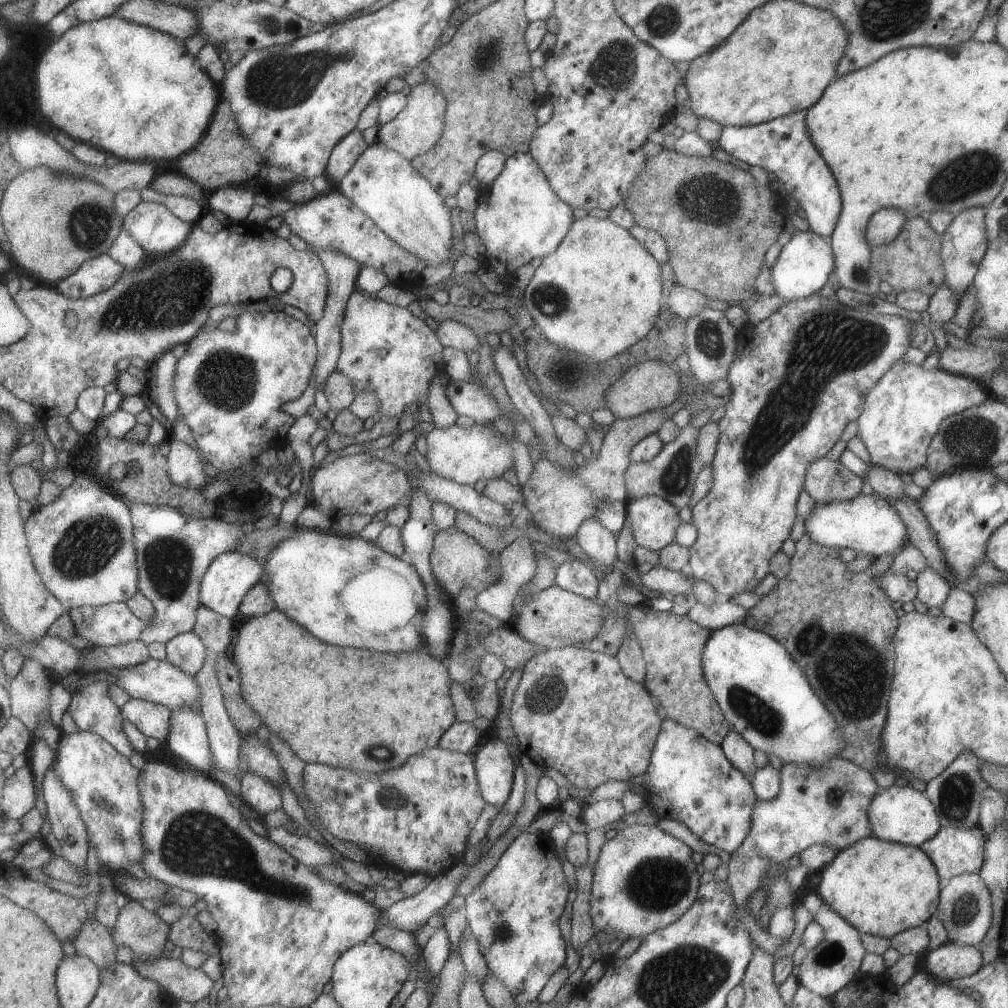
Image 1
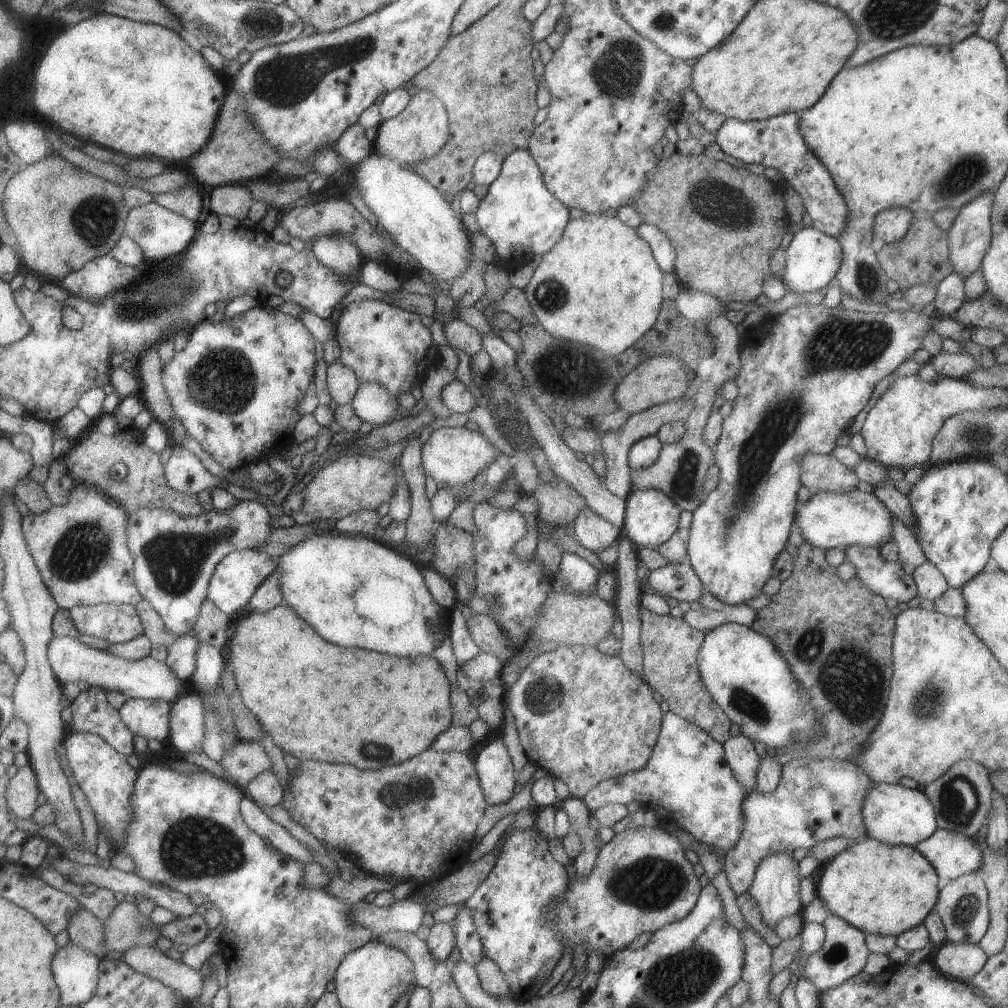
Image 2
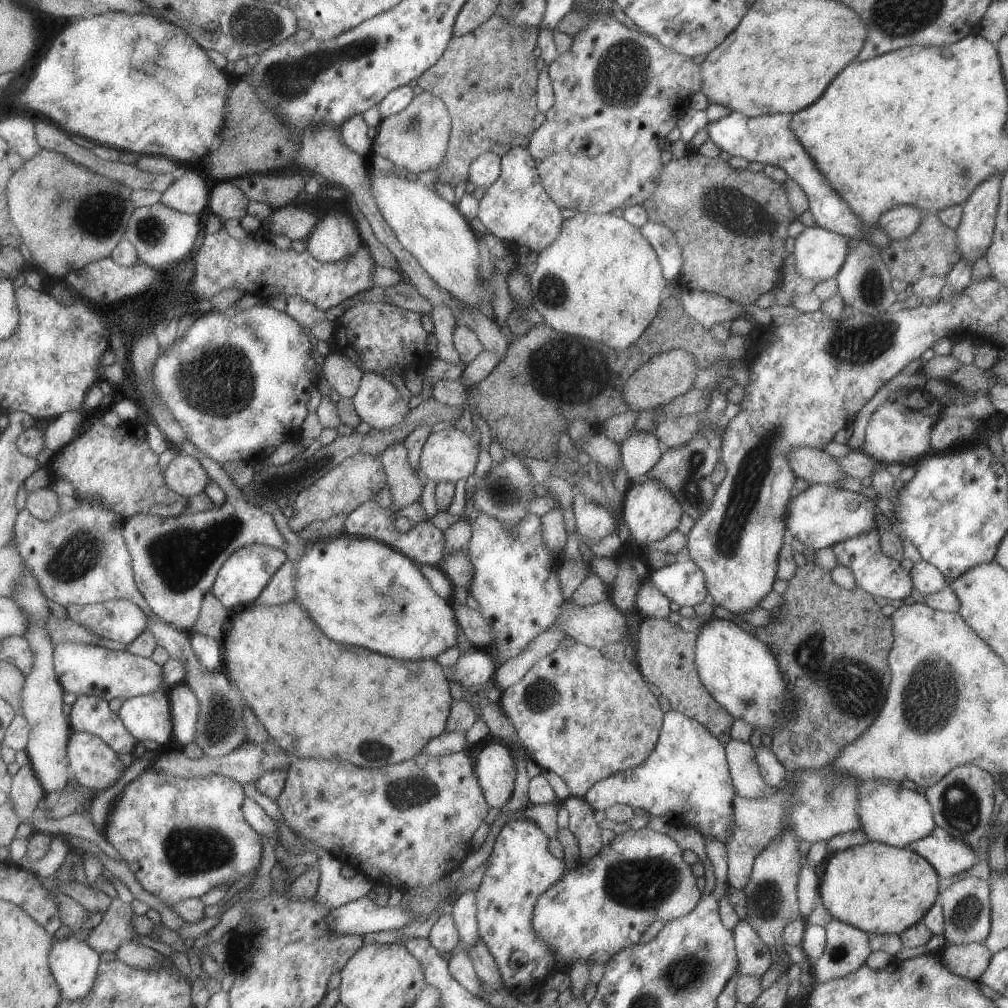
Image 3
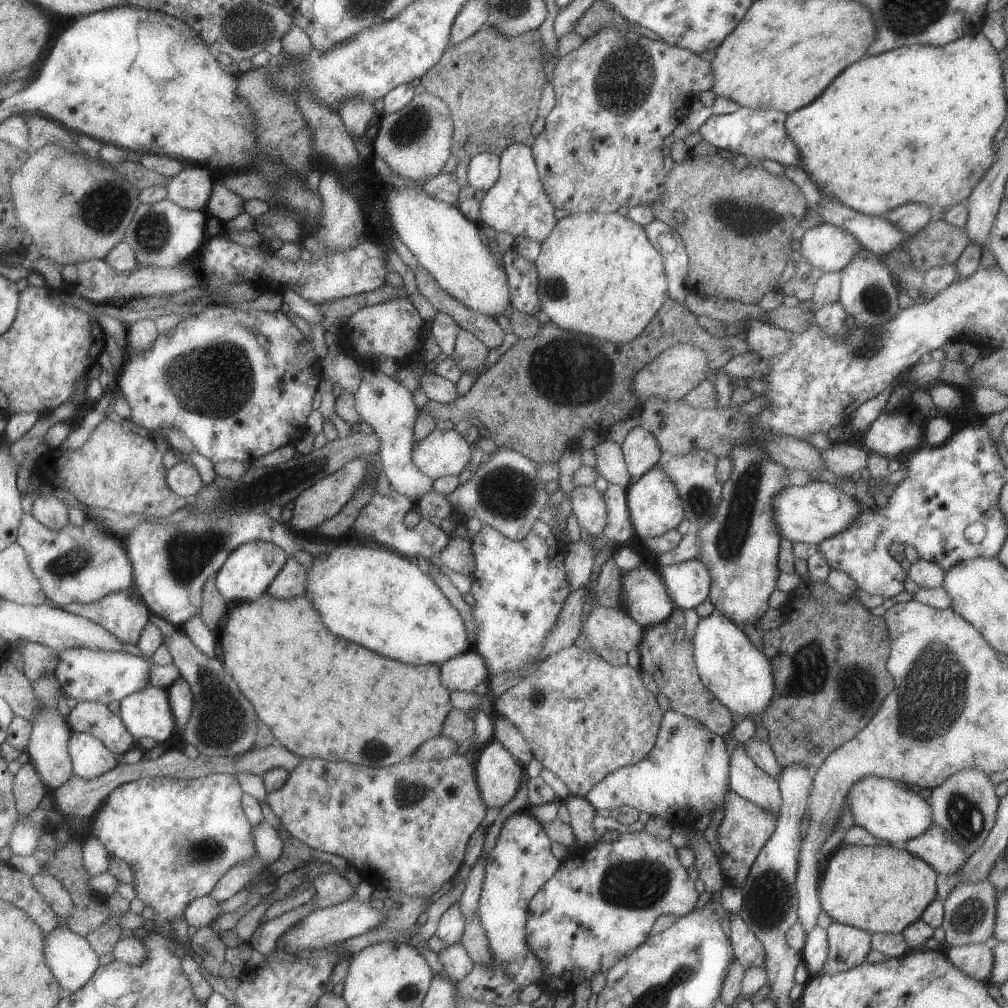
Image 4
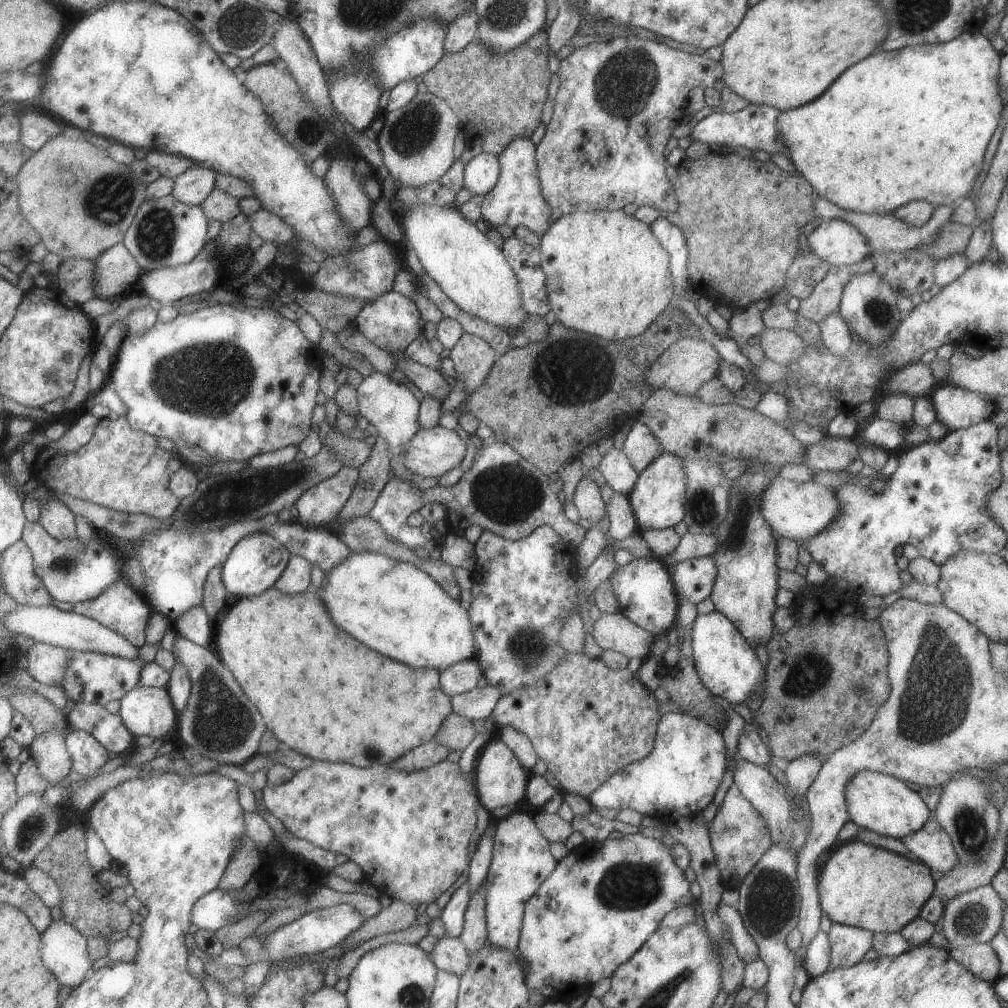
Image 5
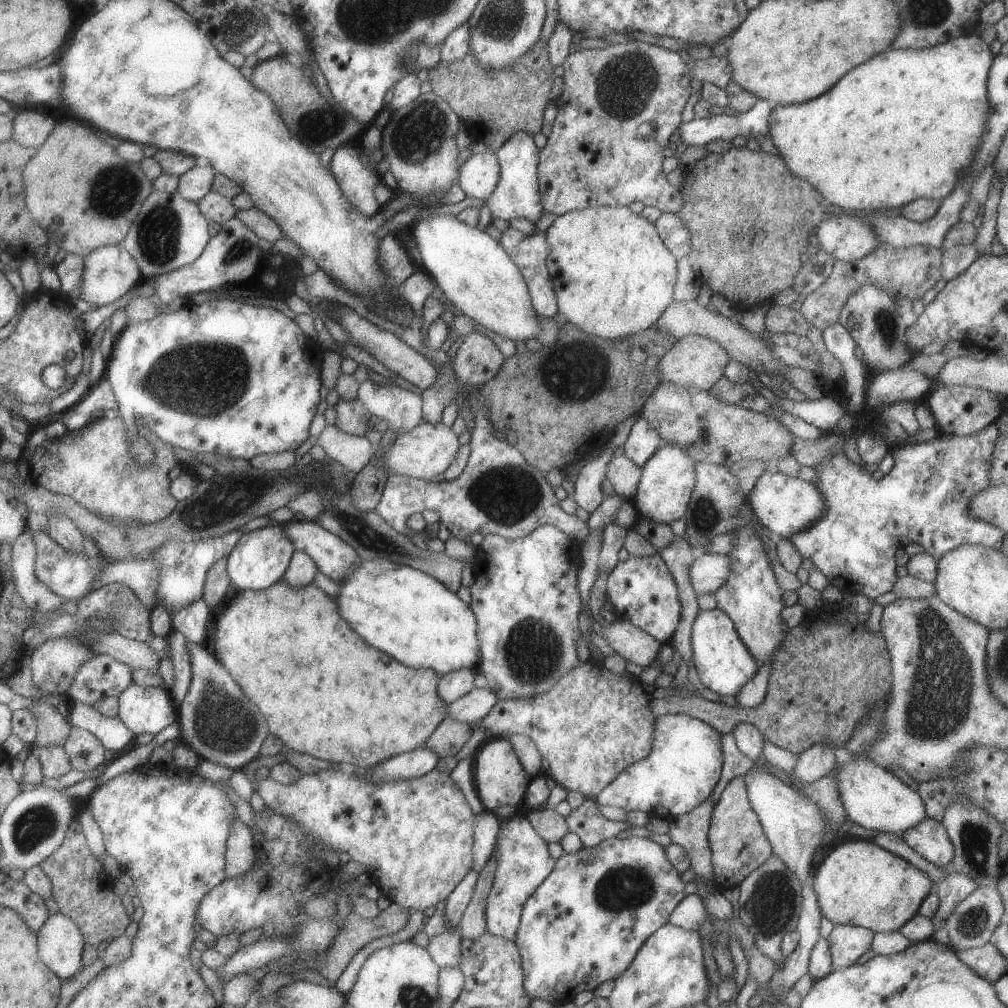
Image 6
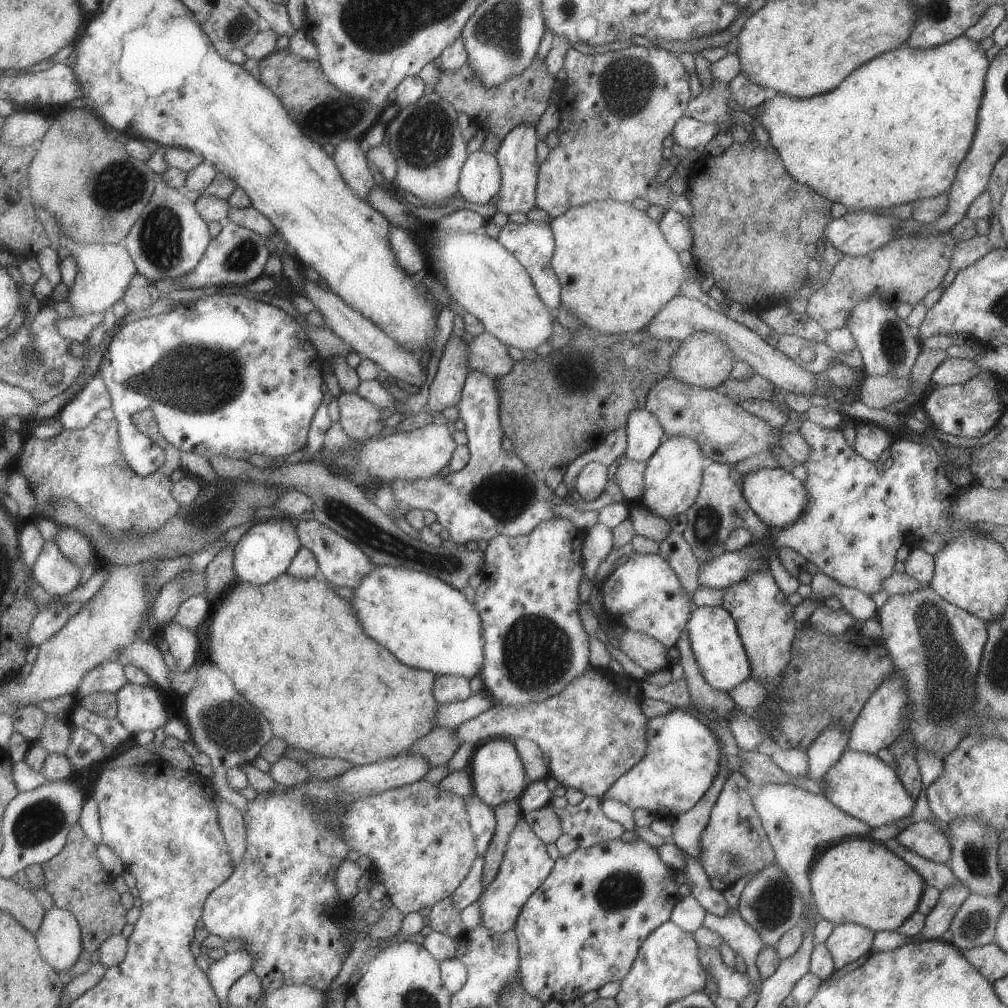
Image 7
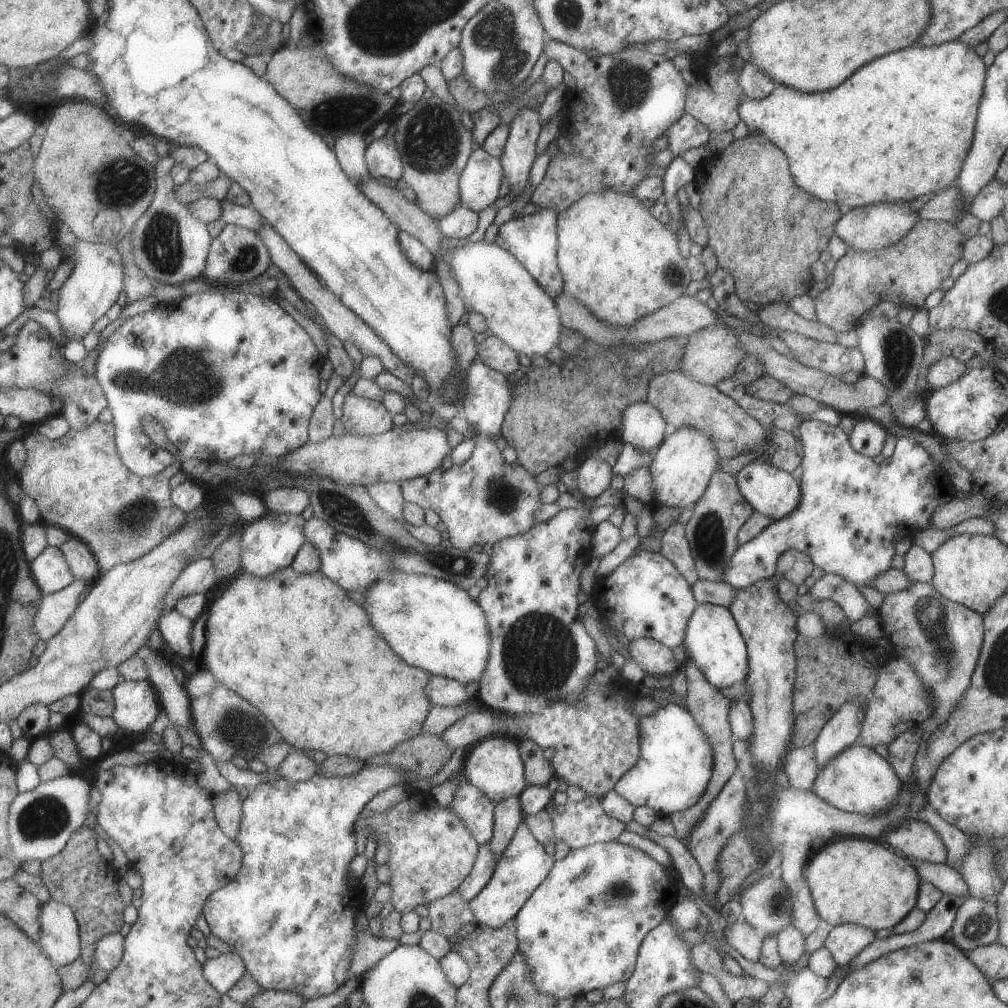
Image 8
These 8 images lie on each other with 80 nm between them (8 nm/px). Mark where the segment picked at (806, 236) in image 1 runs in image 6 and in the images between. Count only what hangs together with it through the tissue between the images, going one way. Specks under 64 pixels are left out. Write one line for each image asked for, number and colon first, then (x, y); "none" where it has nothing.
2: (812, 258)
3: (817, 254)
4: (826, 247)
5: (833, 241)
6: (847, 238)

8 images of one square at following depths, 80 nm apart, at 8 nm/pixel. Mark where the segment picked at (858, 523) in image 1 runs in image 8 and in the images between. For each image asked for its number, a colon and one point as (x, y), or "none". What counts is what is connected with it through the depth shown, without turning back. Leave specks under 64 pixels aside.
2: (827, 520)
3: (820, 516)
4: (807, 514)
5: (796, 511)
6: (783, 505)
7: (777, 498)
8: (773, 492)

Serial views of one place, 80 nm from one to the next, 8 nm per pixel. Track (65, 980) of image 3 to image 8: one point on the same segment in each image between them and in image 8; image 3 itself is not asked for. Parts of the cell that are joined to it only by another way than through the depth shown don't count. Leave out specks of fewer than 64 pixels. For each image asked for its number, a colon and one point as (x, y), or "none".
4: (68, 955)
5: (64, 952)
6: (59, 943)
7: (58, 939)
8: (59, 939)

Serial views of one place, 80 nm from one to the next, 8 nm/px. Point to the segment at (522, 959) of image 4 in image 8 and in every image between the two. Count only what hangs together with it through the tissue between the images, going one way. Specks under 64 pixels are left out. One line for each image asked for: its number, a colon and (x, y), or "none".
5: (520, 859)
6: (523, 862)
7: (525, 864)
8: (523, 864)

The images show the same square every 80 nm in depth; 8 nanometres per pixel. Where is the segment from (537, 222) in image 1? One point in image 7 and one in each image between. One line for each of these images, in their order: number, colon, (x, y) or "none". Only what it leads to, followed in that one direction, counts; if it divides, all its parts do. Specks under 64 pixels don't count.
2: (519, 216)
3: (515, 209)
4: (517, 204)
5: (516, 200)
6: (516, 195)
7: (516, 158)

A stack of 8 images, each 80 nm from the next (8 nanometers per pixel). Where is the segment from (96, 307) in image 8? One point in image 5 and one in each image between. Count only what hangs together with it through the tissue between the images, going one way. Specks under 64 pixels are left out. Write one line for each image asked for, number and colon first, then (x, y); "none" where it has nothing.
5: (115, 269)
6: (109, 272)
7: (103, 271)

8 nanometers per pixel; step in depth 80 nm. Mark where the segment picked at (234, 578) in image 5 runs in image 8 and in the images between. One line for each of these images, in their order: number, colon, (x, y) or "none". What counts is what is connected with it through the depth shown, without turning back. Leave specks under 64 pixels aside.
6: (260, 557)
7: (265, 551)
8: (269, 542)

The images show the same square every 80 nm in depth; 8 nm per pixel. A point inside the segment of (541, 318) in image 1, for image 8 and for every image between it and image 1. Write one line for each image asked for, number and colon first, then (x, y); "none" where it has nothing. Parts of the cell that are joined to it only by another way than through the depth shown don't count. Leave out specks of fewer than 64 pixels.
2: (599, 286)
3: (599, 280)
4: (598, 274)
5: (606, 275)
6: (612, 277)
7: (615, 271)
8: (618, 260)

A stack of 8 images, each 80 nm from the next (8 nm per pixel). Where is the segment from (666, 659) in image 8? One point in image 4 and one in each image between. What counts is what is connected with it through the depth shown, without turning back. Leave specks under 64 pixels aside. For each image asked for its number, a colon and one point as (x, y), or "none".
4: (604, 627)
5: (614, 632)
6: (635, 646)
7: (643, 650)

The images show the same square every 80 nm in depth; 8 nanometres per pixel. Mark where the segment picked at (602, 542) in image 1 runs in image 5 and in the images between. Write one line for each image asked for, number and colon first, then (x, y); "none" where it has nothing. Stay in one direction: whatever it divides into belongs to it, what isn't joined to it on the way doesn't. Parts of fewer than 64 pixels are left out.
2: (591, 532)
3: (592, 523)
4: (588, 506)
5: (587, 499)

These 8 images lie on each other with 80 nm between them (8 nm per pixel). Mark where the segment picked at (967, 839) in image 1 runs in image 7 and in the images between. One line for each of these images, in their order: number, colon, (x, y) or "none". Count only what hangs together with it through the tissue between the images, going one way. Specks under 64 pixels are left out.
2: (951, 854)
3: (948, 856)
4: (934, 846)
5: (930, 844)
6: (928, 839)
7: (924, 839)

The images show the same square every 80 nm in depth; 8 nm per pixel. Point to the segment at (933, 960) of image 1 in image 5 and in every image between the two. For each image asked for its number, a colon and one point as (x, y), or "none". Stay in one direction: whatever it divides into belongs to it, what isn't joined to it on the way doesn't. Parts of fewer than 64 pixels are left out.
2: (960, 961)
3: (968, 961)
4: (976, 960)
5: (979, 959)

